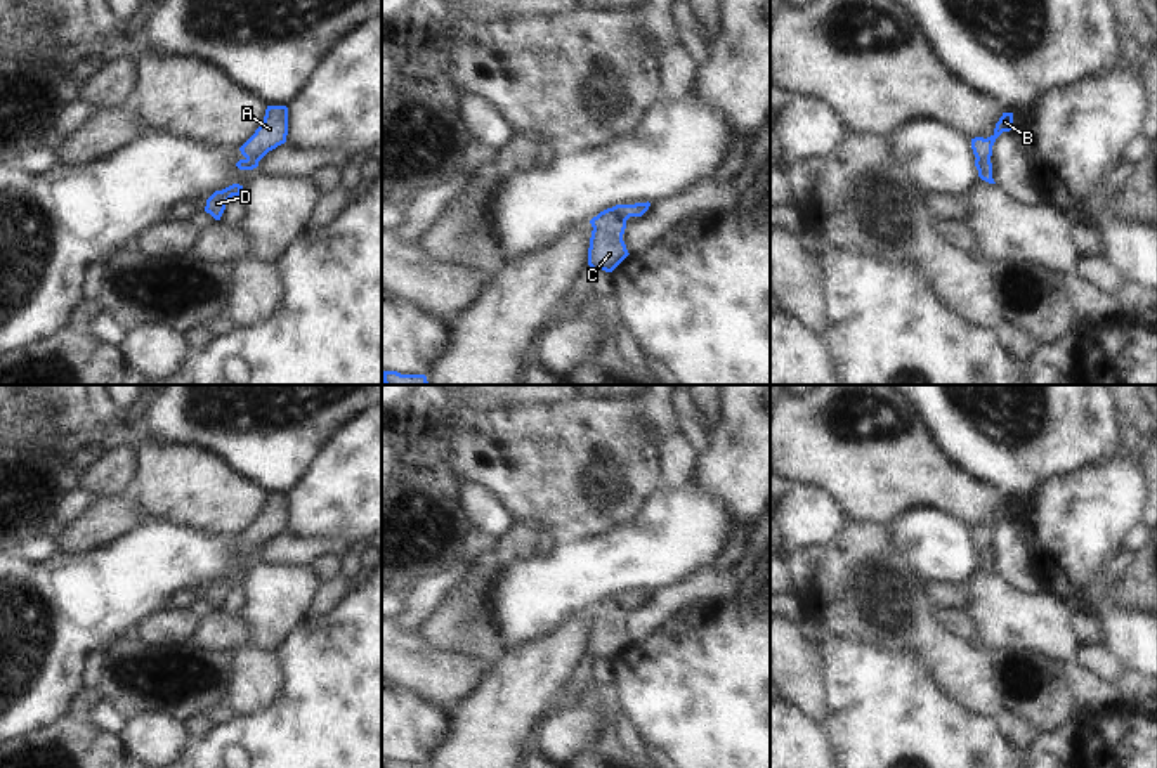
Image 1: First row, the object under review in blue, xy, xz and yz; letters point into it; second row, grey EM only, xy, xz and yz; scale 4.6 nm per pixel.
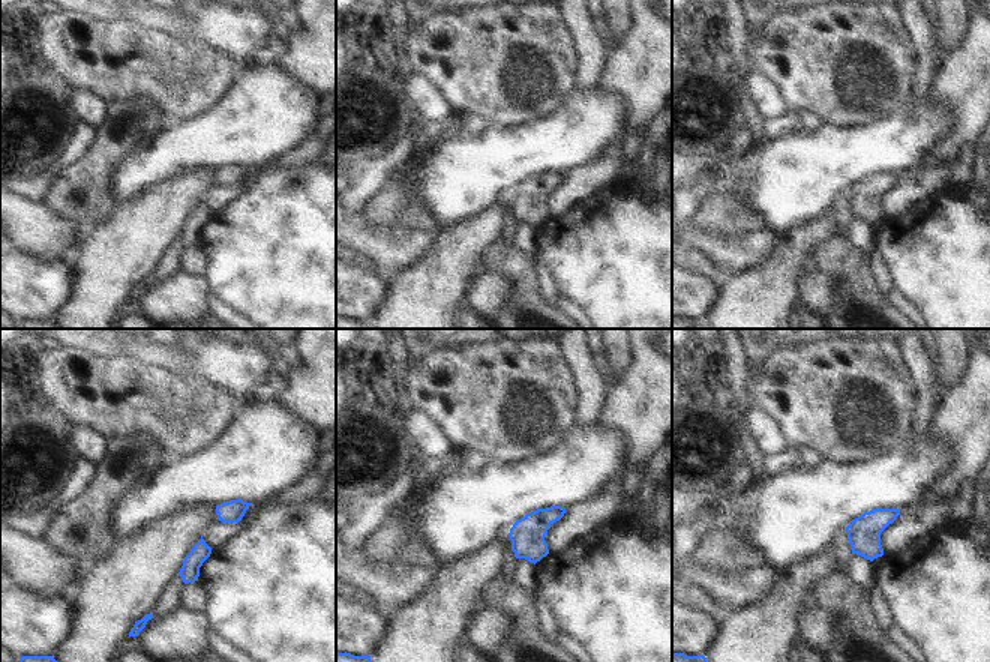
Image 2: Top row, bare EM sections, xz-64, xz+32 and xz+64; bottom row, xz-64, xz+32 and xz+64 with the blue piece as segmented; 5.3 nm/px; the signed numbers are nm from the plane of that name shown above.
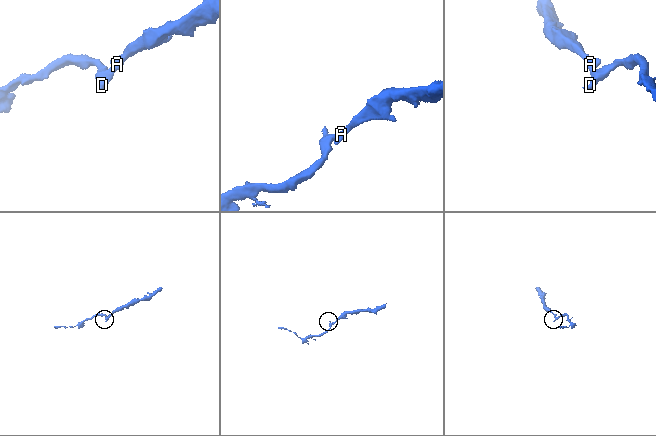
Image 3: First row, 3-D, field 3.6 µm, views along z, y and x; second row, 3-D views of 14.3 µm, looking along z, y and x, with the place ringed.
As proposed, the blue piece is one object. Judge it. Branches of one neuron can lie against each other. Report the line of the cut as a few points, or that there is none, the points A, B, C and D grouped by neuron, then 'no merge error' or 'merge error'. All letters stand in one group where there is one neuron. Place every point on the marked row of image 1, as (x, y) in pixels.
cut none; groups A B C D; no merge error

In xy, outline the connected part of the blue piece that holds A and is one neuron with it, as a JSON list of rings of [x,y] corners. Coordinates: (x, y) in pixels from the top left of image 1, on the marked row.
[[[267,106],[262,125],[239,147],[245,156],[236,163],[239,170],[253,170],[258,161],[272,149],[286,142],[288,135],[288,107]]]

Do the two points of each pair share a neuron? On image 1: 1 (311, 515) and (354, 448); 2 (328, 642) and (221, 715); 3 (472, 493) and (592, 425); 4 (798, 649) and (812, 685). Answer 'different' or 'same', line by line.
1: same
2: different
3: different
4: same

